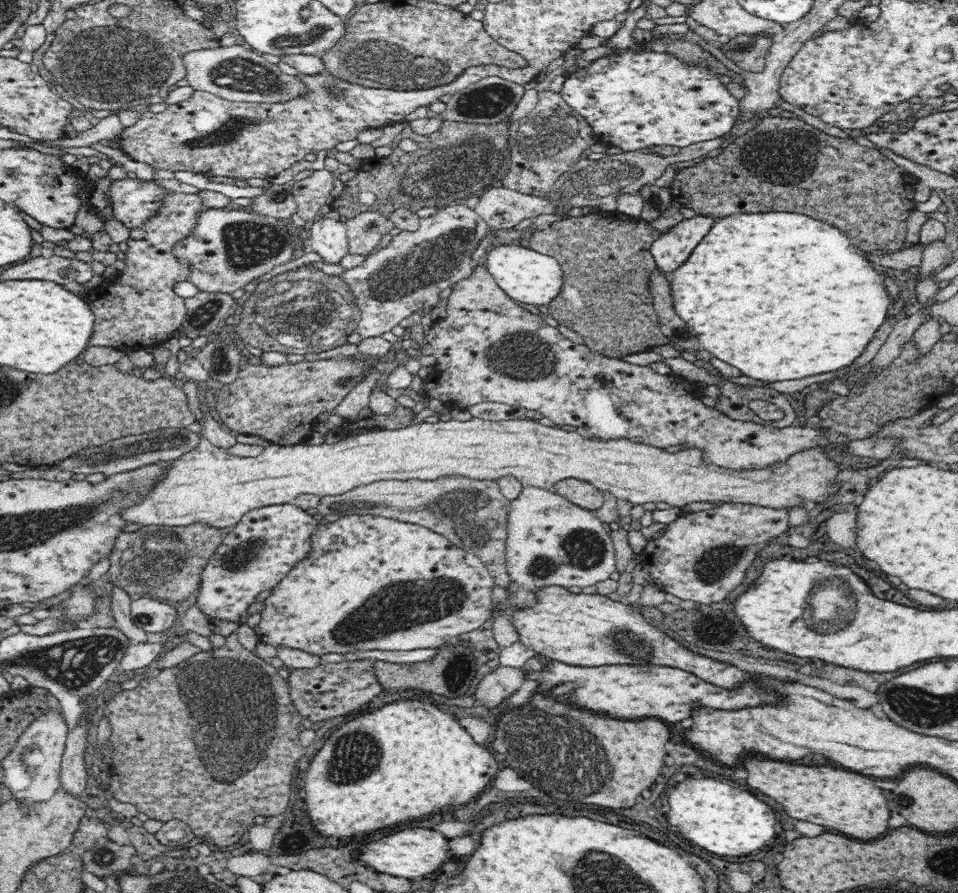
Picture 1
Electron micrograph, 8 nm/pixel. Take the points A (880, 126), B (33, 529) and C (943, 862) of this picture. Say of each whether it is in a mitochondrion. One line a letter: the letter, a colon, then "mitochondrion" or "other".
A: other
B: mitochondrion
C: mitochondrion

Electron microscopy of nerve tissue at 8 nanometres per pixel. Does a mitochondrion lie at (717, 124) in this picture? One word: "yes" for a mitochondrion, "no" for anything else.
no

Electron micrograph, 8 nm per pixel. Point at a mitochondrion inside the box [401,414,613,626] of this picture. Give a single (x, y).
(584, 549)

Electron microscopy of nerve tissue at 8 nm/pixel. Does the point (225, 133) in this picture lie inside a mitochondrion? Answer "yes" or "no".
yes

